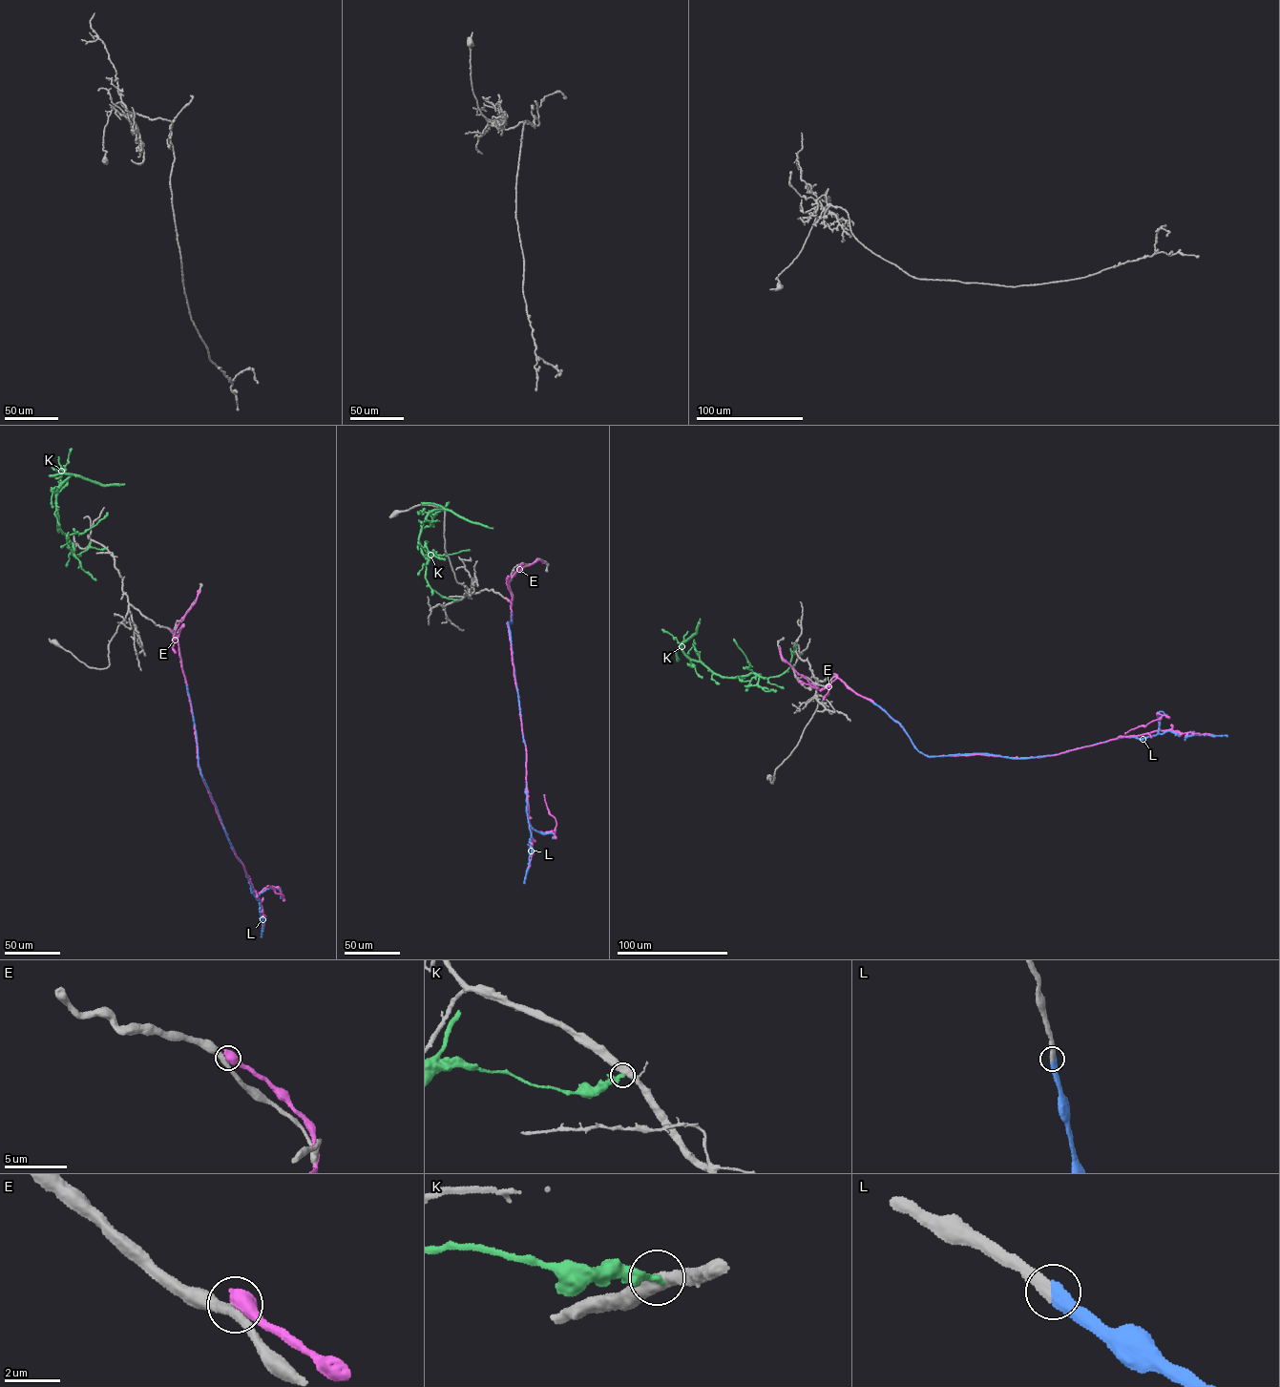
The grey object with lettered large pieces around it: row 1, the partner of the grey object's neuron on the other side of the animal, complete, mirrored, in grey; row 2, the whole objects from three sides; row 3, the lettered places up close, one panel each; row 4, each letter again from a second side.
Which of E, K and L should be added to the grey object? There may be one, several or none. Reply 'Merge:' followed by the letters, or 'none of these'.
Merge: L

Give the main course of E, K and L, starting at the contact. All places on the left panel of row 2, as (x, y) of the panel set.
E: (169, 629), (177, 636), (200, 773), (255, 892), (277, 887), (283, 895), (267, 886)
K: (105, 548), (90, 547), (72, 554), (73, 544), (57, 523), (56, 490), (75, 474), (104, 485), (124, 483)
L: (186, 684), (199, 766), (231, 846), (243, 866), (251, 892), (259, 900), (263, 925), (262, 936)

